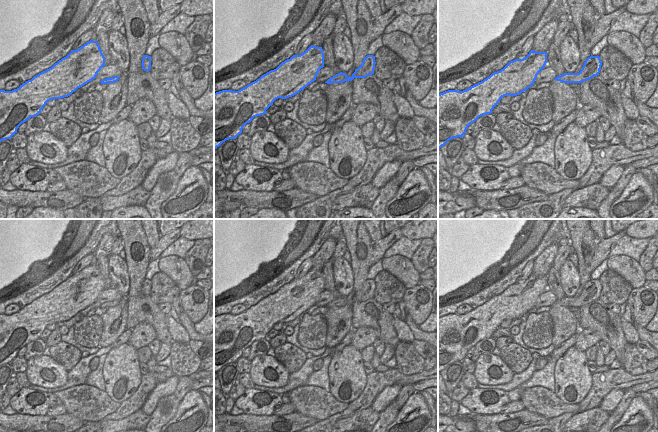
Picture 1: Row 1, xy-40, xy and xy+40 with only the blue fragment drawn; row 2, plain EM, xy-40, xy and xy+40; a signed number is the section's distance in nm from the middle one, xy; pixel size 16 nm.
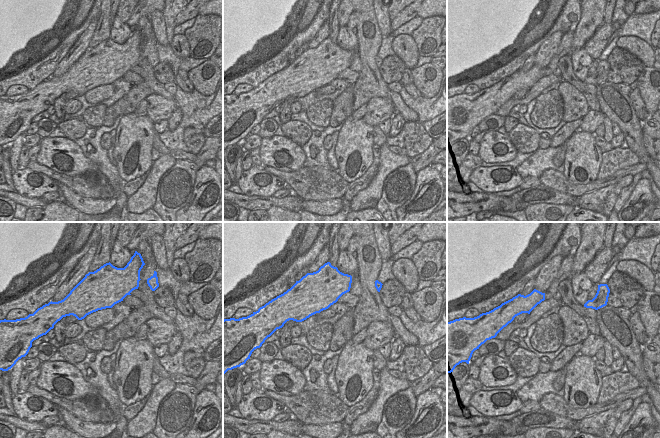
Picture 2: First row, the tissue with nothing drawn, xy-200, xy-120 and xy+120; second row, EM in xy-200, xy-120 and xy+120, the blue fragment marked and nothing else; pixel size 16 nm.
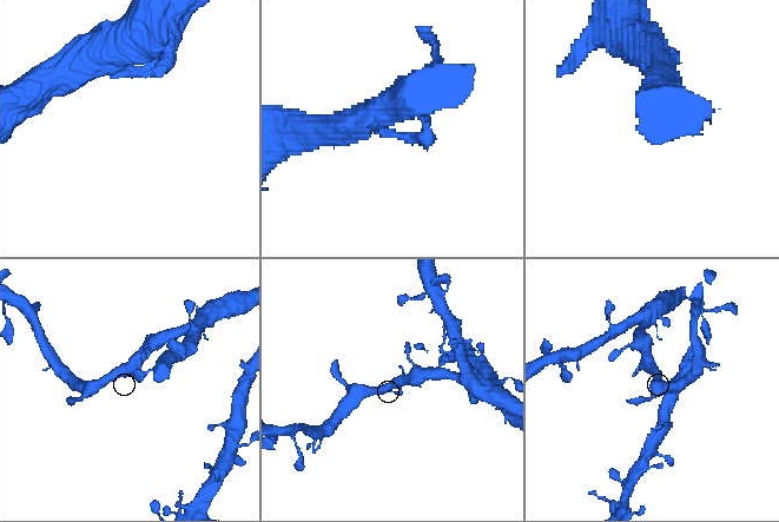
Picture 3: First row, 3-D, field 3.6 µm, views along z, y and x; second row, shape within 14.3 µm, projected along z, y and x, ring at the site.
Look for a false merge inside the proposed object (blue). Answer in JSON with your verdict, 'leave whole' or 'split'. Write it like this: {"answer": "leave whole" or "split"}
{"answer": "leave whole"}

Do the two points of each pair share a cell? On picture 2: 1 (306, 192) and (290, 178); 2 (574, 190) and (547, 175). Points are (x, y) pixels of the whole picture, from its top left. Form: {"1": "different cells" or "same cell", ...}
{"1": "same cell", "2": "same cell"}

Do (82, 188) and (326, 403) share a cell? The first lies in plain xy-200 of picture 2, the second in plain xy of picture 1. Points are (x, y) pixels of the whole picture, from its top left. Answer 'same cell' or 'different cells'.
same cell

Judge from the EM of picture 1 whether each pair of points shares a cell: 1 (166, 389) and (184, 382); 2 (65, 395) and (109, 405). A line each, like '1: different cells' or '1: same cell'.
1: different cells
2: same cell

